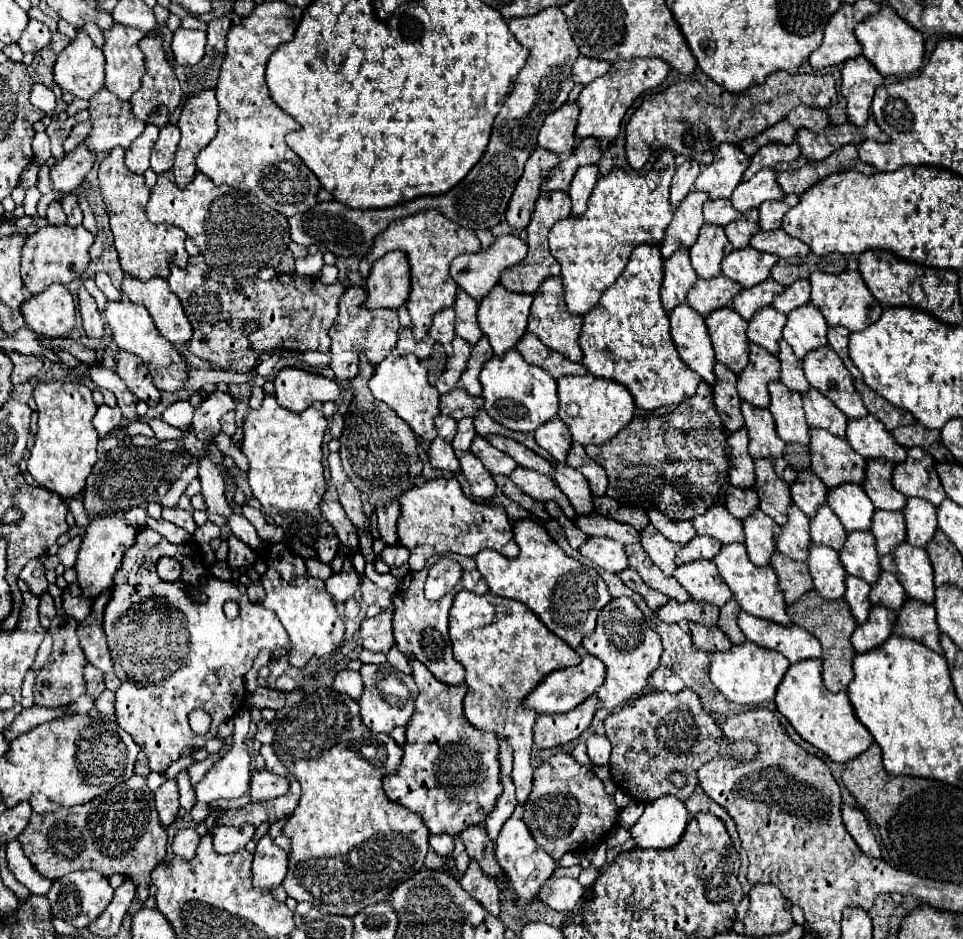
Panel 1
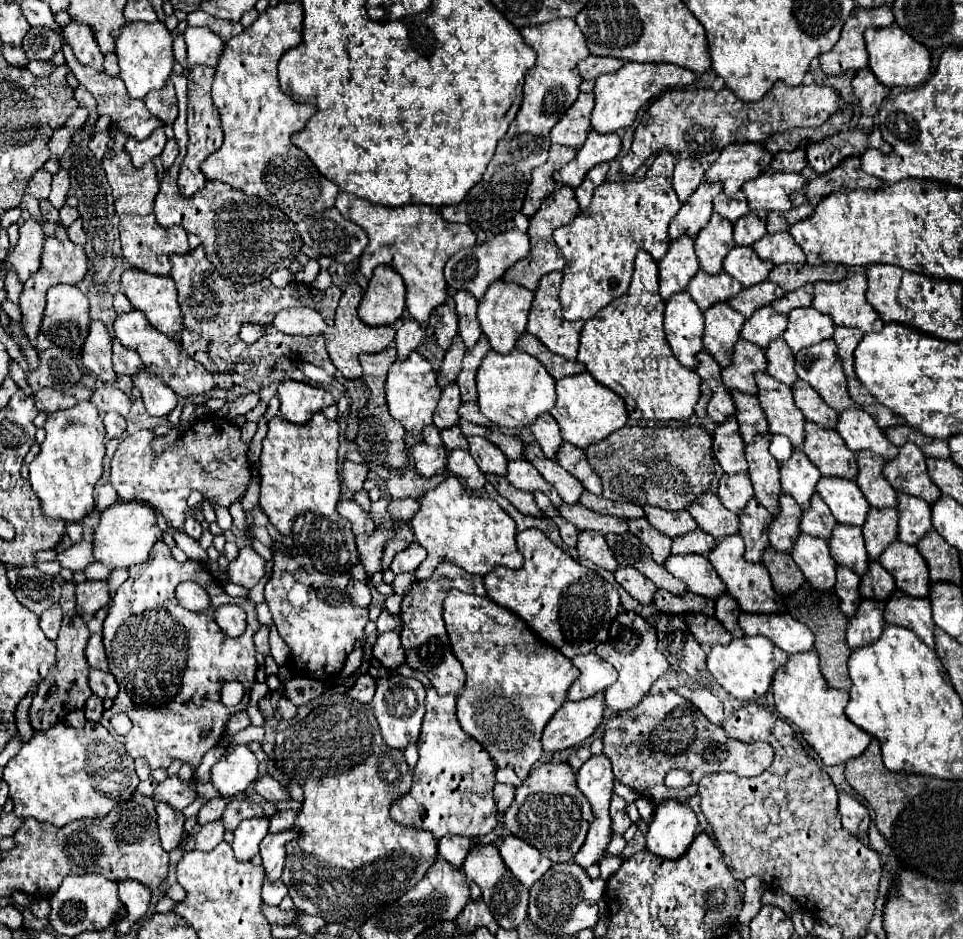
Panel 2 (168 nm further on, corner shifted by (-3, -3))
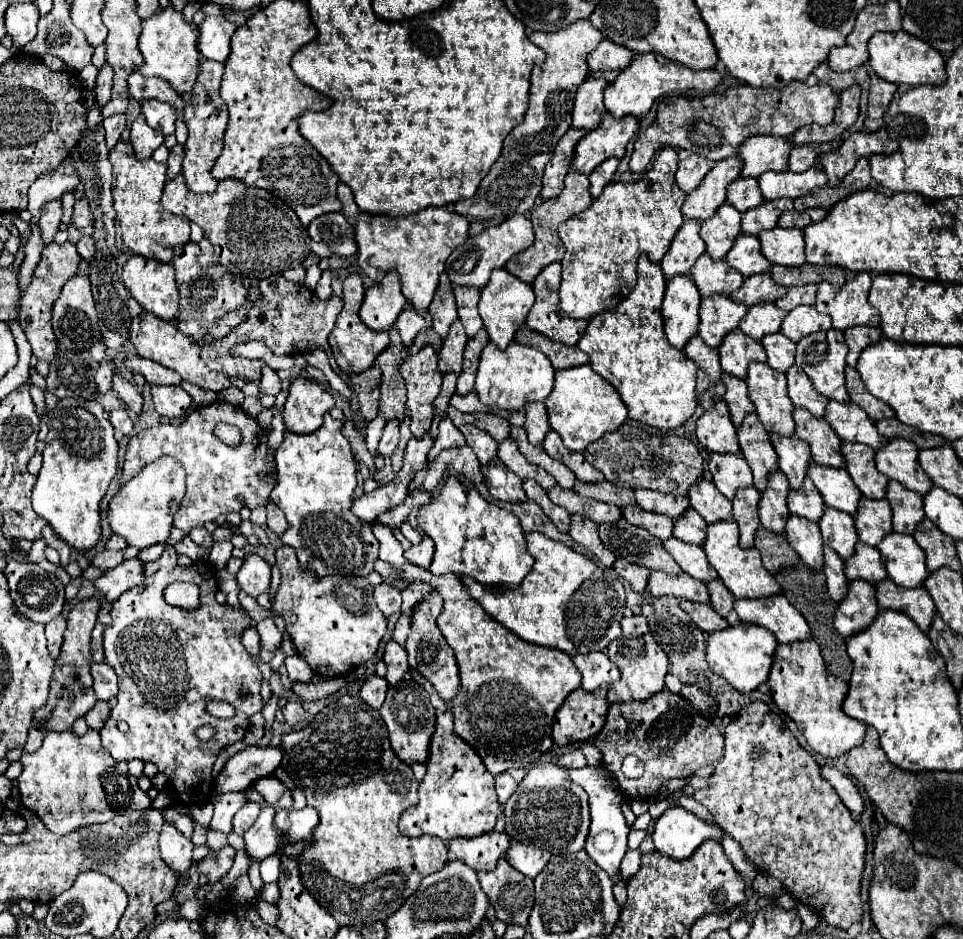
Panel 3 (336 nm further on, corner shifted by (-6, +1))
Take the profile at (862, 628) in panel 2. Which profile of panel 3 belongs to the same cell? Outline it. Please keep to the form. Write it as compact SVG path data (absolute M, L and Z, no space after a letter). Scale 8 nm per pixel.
M852 581L846 601L840 601L834 625L842 637L852 637L868 629L878 617L878 601L874 585L866 581Z

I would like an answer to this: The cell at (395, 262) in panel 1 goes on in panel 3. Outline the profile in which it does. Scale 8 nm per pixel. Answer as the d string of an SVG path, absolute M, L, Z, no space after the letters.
M388 271L380 283L366 291L360 307L360 319L374 331L386 331L394 325L404 307L406 297L402 295L400 277L398 273Z

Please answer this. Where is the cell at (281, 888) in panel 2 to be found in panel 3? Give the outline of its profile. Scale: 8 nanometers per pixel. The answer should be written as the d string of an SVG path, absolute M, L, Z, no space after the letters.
M270 855L260 863L260 875L264 883L278 883L280 875L282 875L282 861L280 855Z

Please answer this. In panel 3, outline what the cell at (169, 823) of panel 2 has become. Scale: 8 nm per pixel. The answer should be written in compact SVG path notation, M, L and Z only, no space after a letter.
M164 821L160 831L160 855L178 873L192 865L192 841L186 839L170 821Z

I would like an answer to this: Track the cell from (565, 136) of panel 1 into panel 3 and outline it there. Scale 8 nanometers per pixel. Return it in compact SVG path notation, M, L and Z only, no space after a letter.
M588 77L578 87L578 95L576 95L574 111L572 111L572 127L574 129L592 131L600 125L600 117L604 113L602 93L604 93L606 85L608 85L606 79Z

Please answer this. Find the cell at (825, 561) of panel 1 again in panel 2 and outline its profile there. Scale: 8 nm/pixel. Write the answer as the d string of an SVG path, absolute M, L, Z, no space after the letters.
M799 533L789 555L815 589L825 591L835 587L835 561L829 555L827 541Z

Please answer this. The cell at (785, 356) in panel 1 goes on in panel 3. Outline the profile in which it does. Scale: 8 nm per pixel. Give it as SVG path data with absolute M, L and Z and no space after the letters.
M782 333L766 335L762 339L762 345L768 355L768 365L776 371L786 373L794 365L794 355L796 355L796 343L784 337Z

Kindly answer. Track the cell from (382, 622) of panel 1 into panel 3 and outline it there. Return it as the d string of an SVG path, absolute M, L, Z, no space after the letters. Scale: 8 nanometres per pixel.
M388 641L386 643L386 649L384 649L384 663L388 667L386 681L390 685L396 685L404 677L404 673L408 671L408 655L406 655L406 649L402 645L398 645L396 641Z

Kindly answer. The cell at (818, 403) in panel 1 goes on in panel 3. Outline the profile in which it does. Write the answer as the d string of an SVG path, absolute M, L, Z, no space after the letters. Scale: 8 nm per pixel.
M792 365L792 369L786 373L786 379L788 379L788 397L792 399L794 407L804 407L814 417L824 417L828 399L814 389L812 381L798 365Z

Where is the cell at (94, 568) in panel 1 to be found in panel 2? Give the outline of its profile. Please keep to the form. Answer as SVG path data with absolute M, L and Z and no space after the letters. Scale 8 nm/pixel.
M129 501L129 503L115 503L101 513L101 521L95 529L93 553L95 559L111 569L129 567L135 563L143 563L149 557L151 545L163 537L163 531L157 525L155 509L149 501Z

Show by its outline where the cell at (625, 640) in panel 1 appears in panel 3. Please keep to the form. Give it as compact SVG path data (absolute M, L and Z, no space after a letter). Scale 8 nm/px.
M642 615L624 617L620 625L622 625L622 635L608 645L606 653L620 667L622 679L610 687L608 701L610 703L626 703L634 699L644 701L664 689L664 675L668 673L668 657L662 651L662 647L654 641L648 629L648 621Z

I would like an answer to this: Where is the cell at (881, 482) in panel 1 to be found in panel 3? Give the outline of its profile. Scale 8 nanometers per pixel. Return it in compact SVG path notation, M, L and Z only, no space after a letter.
M844 443L842 453L846 457L846 471L862 495L868 499L884 499L888 479L876 469L876 451L864 443Z

